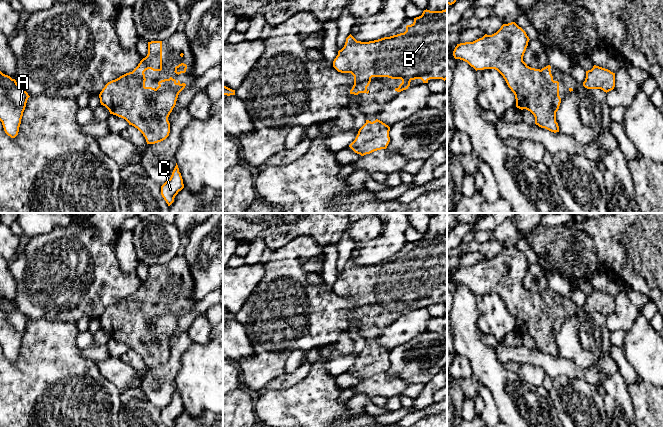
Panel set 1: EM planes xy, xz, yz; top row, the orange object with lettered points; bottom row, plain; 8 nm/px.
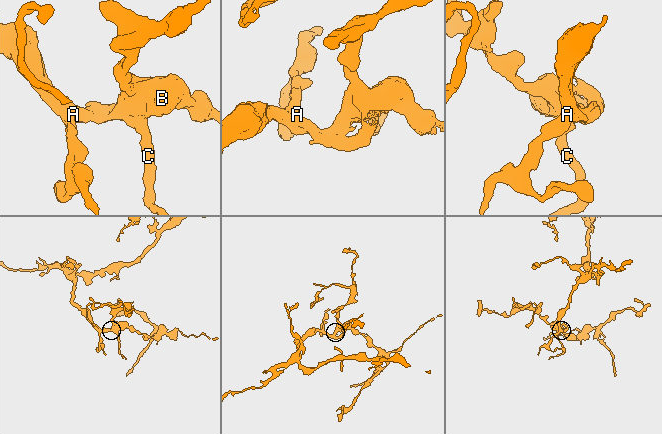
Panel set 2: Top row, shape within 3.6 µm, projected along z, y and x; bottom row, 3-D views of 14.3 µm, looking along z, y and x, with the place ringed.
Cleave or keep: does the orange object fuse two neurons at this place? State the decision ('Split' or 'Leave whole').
Leave whole

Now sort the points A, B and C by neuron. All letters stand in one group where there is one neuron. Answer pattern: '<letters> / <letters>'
A B C

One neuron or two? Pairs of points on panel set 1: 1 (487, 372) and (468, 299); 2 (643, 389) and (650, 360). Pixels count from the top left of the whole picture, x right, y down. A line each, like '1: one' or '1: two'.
1: one
2: two

